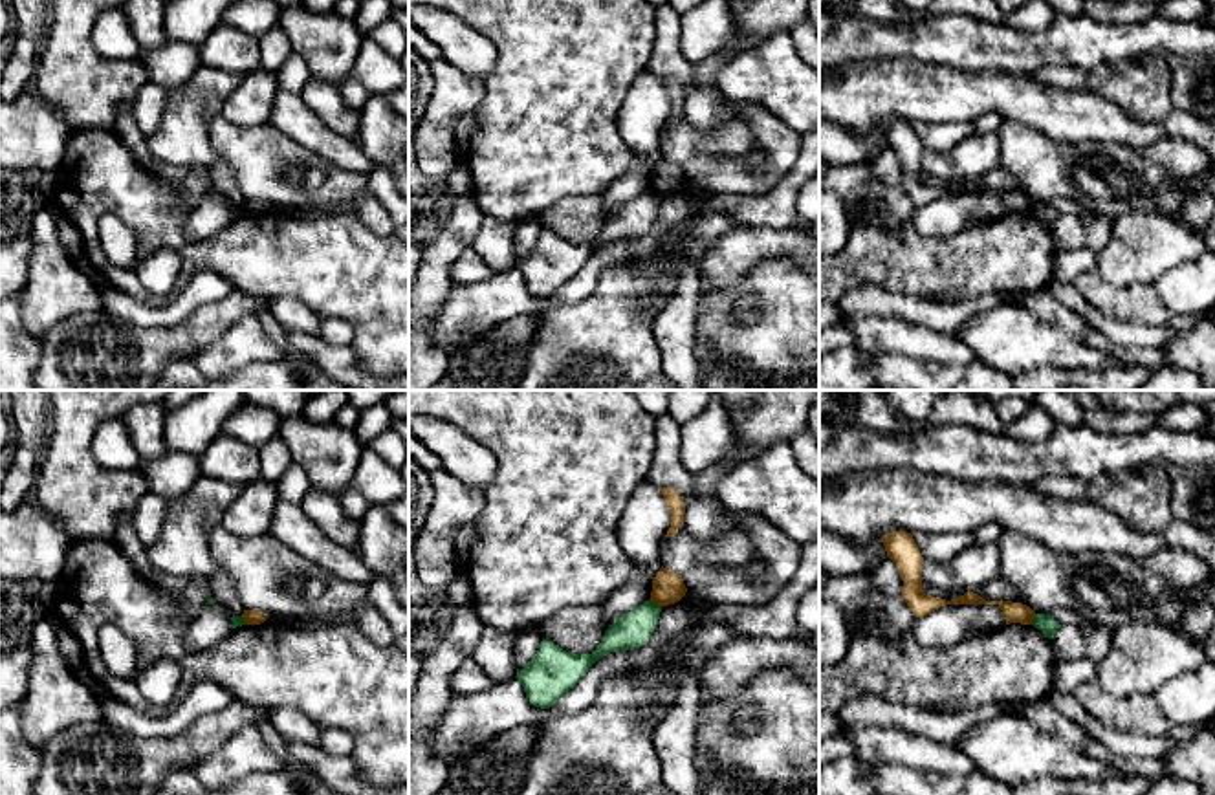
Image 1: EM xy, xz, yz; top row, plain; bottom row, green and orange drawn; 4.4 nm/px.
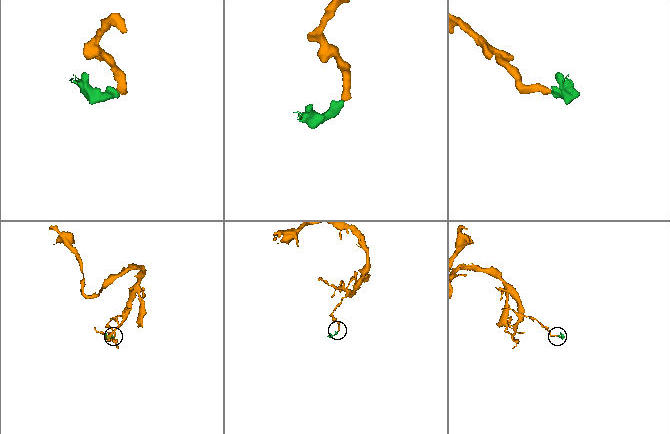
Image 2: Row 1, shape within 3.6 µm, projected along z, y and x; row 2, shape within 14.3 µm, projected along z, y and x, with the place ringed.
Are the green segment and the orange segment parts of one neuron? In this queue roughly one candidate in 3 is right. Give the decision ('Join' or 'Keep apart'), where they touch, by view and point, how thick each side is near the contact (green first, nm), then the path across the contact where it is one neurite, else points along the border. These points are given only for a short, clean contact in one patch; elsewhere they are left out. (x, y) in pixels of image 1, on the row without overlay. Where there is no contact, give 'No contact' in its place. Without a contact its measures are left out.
Keep apart. Touches green at xz (655, 193). Thickness 160 nm (green) against 140 nm. Boundary: xz (649, 189), (660, 196)

